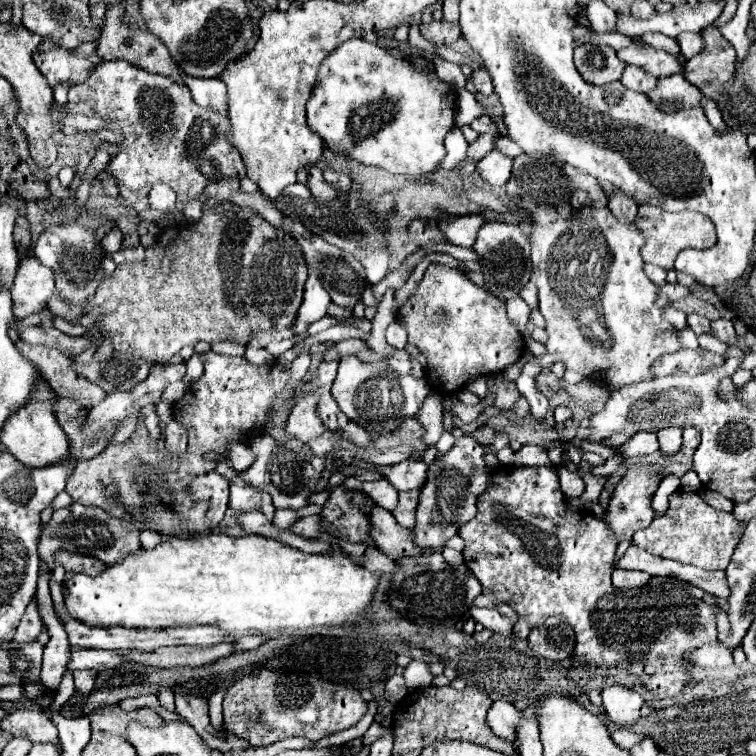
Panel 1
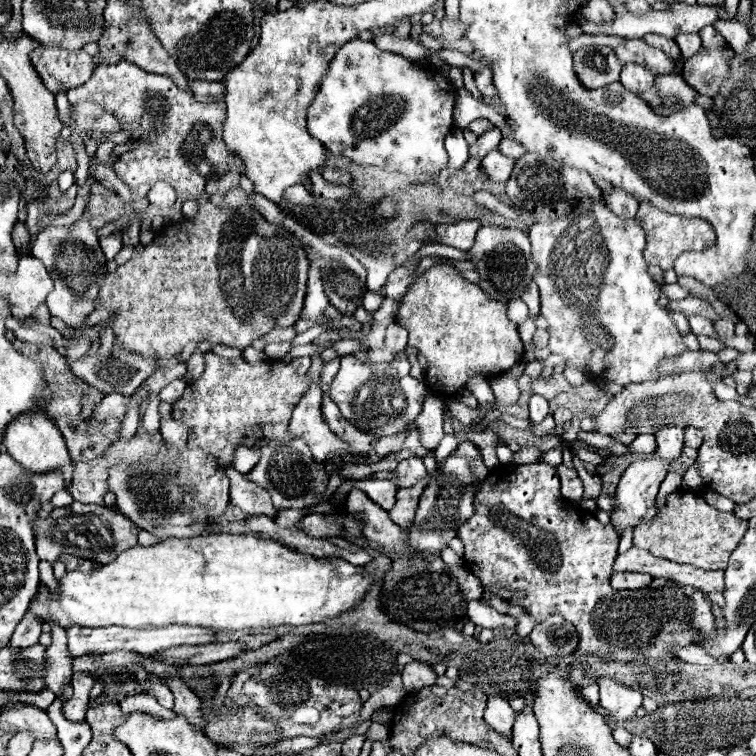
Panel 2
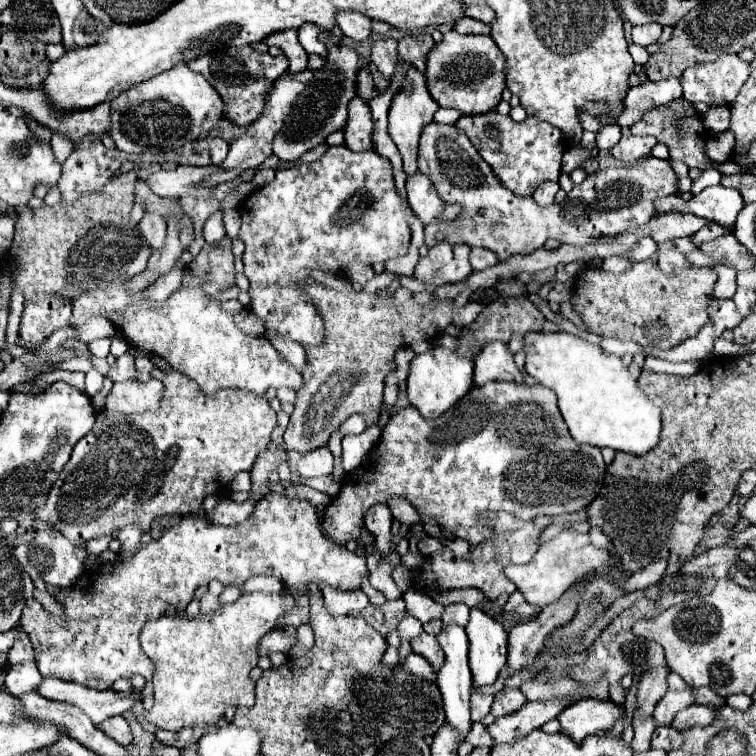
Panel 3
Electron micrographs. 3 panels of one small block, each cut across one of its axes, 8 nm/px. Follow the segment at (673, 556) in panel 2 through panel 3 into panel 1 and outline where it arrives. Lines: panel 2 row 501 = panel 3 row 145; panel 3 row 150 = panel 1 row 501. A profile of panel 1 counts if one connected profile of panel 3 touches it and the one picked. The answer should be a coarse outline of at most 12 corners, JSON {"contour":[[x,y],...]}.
{"contour":[[694,492],[632,544],[704,570],[726,570],[742,536],[730,512]]}

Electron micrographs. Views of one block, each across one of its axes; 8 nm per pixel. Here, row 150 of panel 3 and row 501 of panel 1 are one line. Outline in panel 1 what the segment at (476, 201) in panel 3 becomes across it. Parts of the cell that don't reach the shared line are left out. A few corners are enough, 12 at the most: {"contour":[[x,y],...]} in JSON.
{"contour":[[462,436],[428,466],[416,544],[442,548],[476,514],[496,466],[488,446]]}

